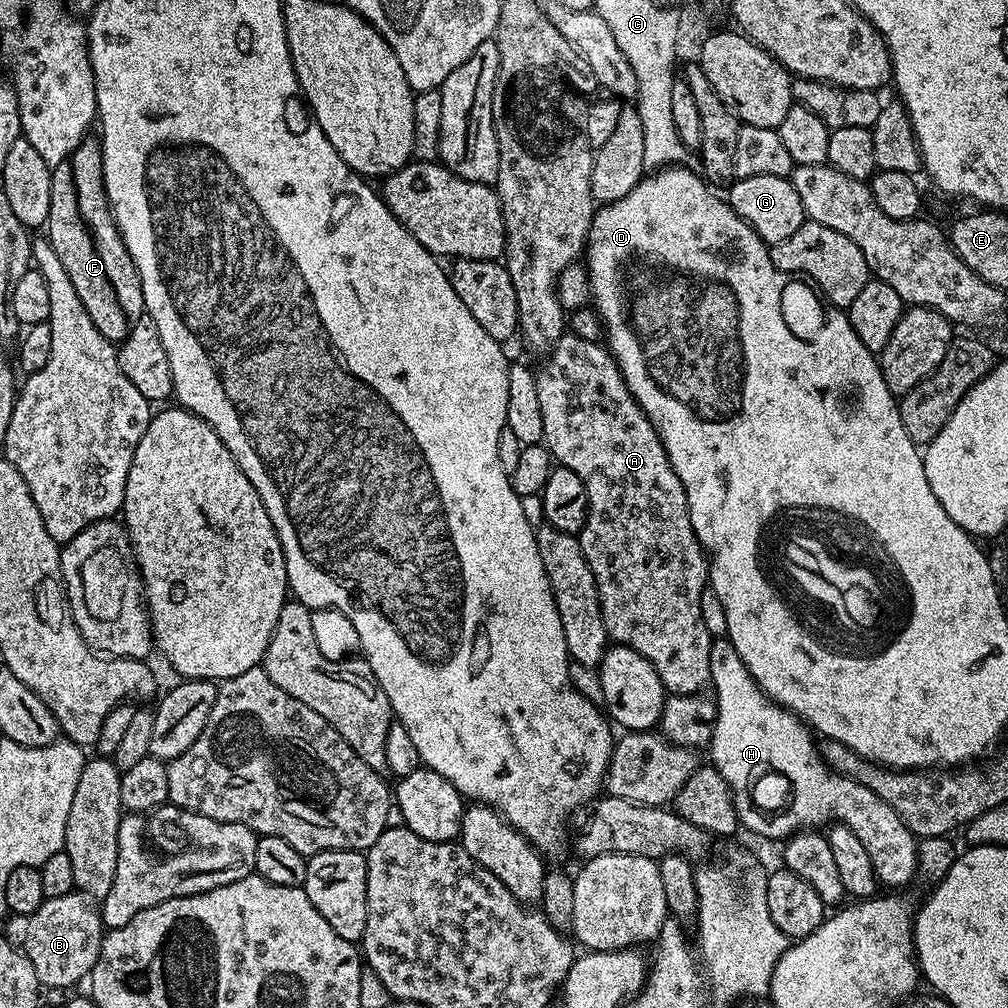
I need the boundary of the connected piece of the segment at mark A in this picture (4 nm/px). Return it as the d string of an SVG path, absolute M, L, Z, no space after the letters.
M566 334L554 347L552 347L552 351L547 353L545 360L548 361L546 361L541 368L538 368L538 371L536 372L536 381L538 382L538 402L542 406L542 426L544 427L543 443L546 445L548 451L551 452L553 461L555 461L559 467L574 470L574 474L578 474L578 478L582 478L582 482L586 486L586 494L588 495L588 517L584 523L584 529L578 533L578 539L581 544L582 554L585 555L585 560L589 564L590 570L593 572L594 582L597 586L598 598L600 599L601 616L605 622L605 630L607 632L608 639L609 641L618 644L625 644L634 650L638 650L638 654L642 654L642 658L646 658L650 662L650 666L654 666L654 670L658 670L658 678L662 678L665 693L674 696L694 696L703 693L705 689L709 687L712 679L712 675L710 674L710 650L712 649L712 642L714 639L714 637L706 630L706 626L702 626L702 606L700 605L702 602L702 594L708 584L708 562L706 559L706 553L704 549L701 548L698 538L694 534L694 526L690 526L690 514L688 513L688 503L686 502L686 490L682 486L682 482L678 478L678 474L674 474L674 470L670 466L670 458L662 446L660 435L656 433L656 427L652 425L648 415L642 411L638 406L638 402L630 394L630 390L624 381L624 375L620 373L620 368L616 364L616 359L612 357L612 353L608 351L607 347L605 347L603 343L595 340L584 340L580 336L573 334Z

